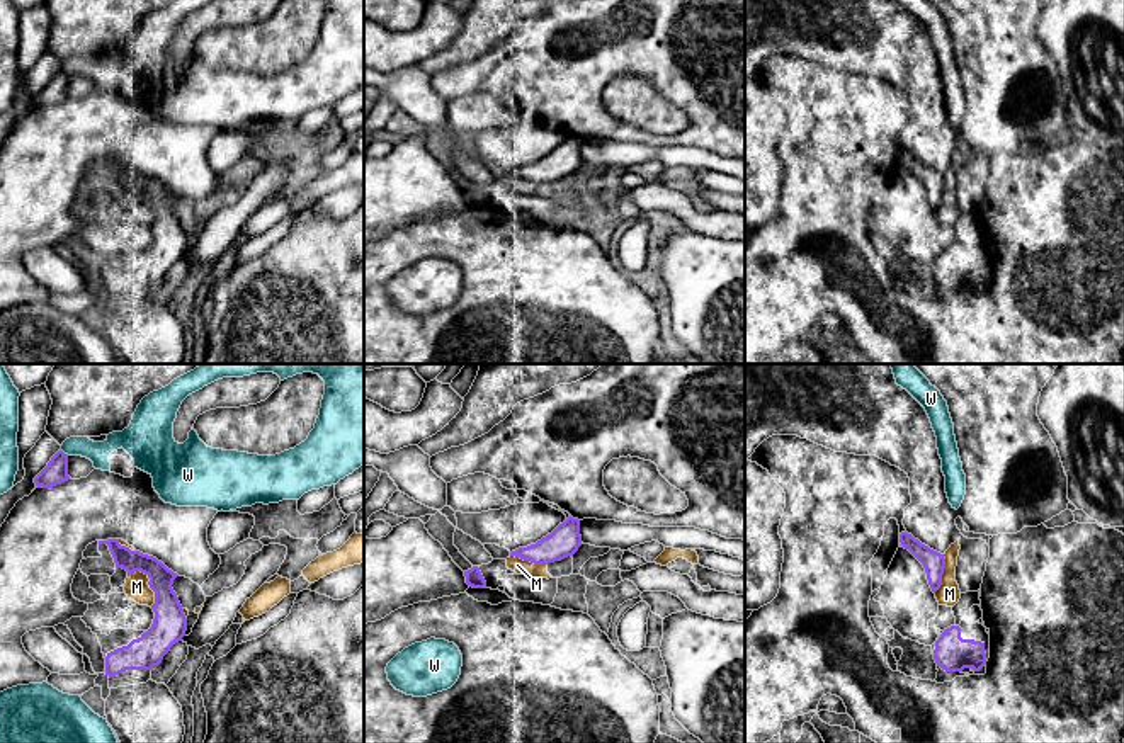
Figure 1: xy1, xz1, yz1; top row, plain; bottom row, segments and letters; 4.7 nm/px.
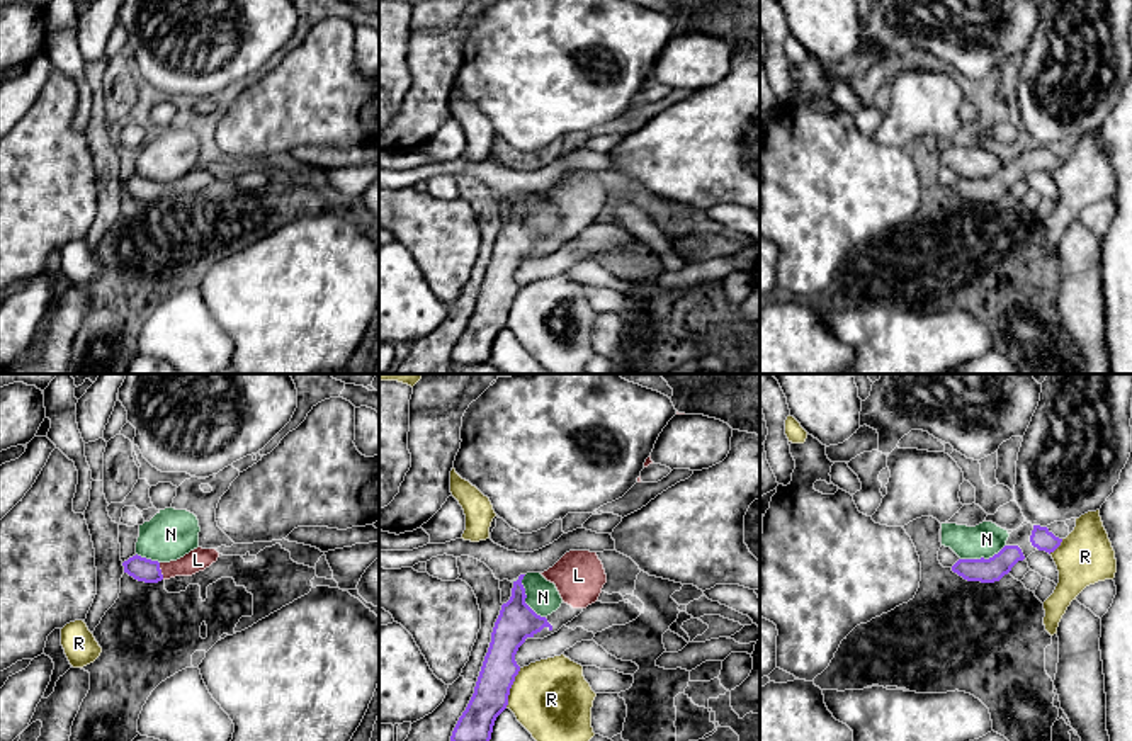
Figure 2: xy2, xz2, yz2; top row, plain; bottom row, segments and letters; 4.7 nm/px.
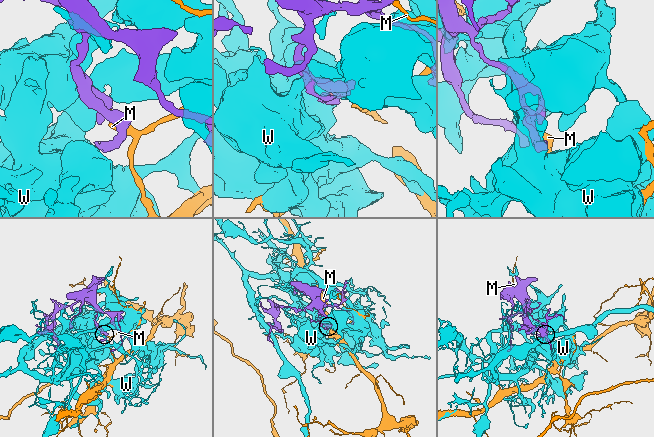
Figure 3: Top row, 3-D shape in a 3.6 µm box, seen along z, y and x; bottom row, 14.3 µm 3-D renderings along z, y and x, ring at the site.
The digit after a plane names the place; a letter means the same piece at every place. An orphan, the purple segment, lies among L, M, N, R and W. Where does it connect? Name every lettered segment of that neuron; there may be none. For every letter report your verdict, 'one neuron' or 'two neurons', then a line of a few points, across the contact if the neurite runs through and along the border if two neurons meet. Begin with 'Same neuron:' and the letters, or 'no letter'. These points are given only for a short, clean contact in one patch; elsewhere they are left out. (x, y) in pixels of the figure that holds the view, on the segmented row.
Same neuron: L
L: one neuron; line xy2 (140, 568), (160, 571), (187, 566), (198, 559)
M: two neurons
N: two neurons; line xz2 (514, 580), (520, 580), (526, 602), (544, 617)
R: two neurons; line xz2 (520, 668), (505, 707)
W: two neurons

